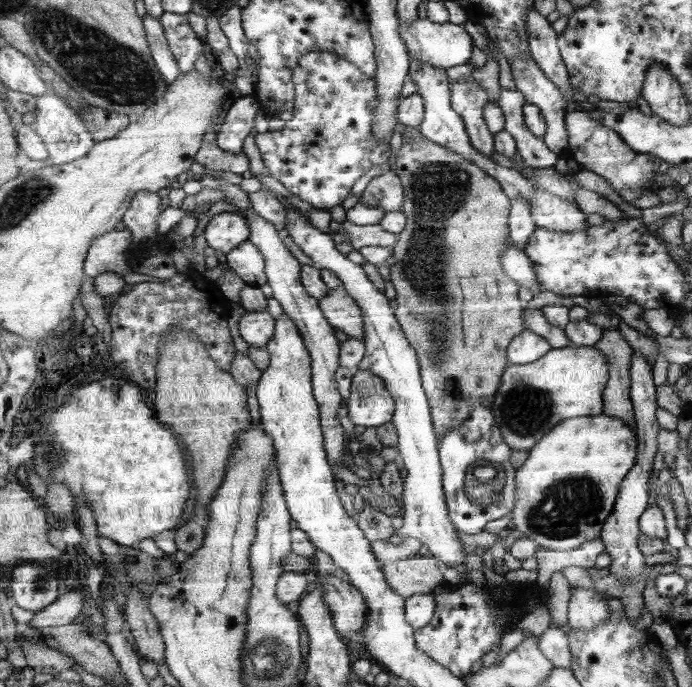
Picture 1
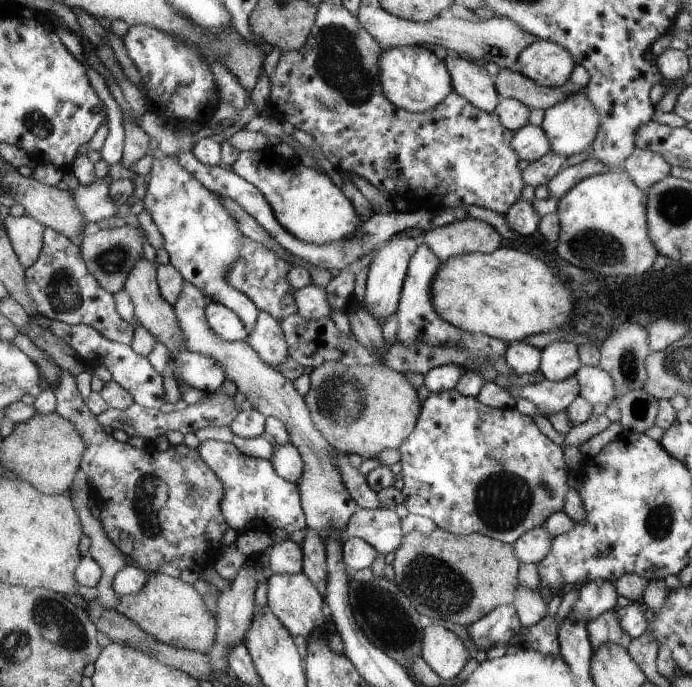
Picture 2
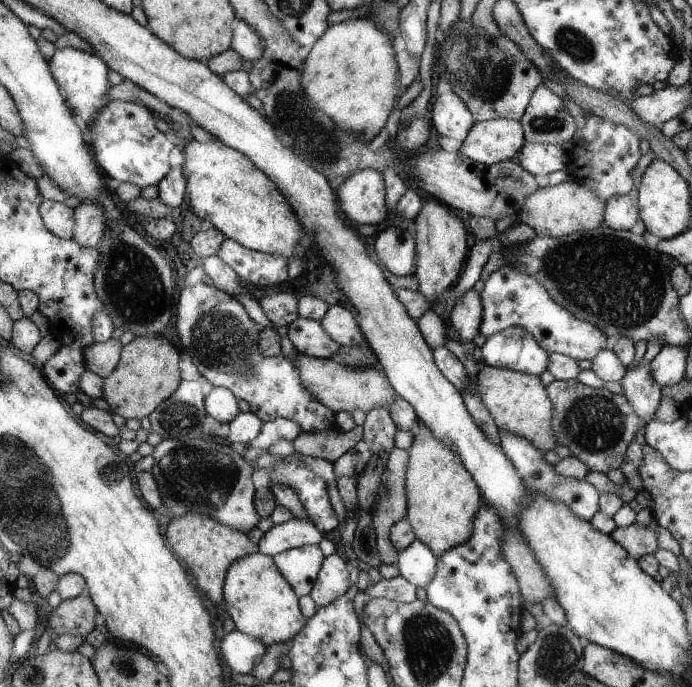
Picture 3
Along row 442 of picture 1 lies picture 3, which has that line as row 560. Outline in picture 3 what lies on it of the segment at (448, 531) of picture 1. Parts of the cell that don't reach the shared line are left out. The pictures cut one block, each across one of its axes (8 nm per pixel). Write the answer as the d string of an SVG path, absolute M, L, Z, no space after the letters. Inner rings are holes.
M416 540L399 552L395 566L398 567L399 576L416 588L425 588L438 573L438 556L426 544Z

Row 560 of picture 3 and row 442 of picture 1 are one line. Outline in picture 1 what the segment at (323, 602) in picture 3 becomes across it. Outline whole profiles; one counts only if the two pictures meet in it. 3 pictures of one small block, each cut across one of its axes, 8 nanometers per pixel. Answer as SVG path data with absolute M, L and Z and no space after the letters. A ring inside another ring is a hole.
M222 174L212 177L219 182L219 189L224 192L227 197L227 202L234 207L238 207L240 215L245 216L246 214L245 219L251 227L251 238L249 241L252 242L252 244L255 244L258 250L264 255L265 275L267 283L272 287L272 296L282 305L284 314L291 316L292 320L295 320L295 323L299 327L299 331L303 335L303 339L307 343L307 348L311 351L312 368L314 369L315 400L319 402L321 412L323 412L323 430L327 442L327 456L332 458L332 465L336 463L336 465L342 466L342 458L344 458L344 450L346 450L346 436L344 436L346 432L344 432L343 425L340 424L340 419L336 416L336 413L339 412L340 405L342 405L342 398L340 398L341 395L335 379L336 371L341 367L339 354L342 350L342 342L334 335L335 327L327 320L327 317L323 315L323 309L320 308L319 300L309 294L305 285L302 283L302 264L292 255L292 253L290 253L284 243L282 243L283 232L279 231L278 226L270 223L263 217L260 217L260 215L254 211L250 204L248 193L244 191L240 185L234 185L227 180L224 180Z

